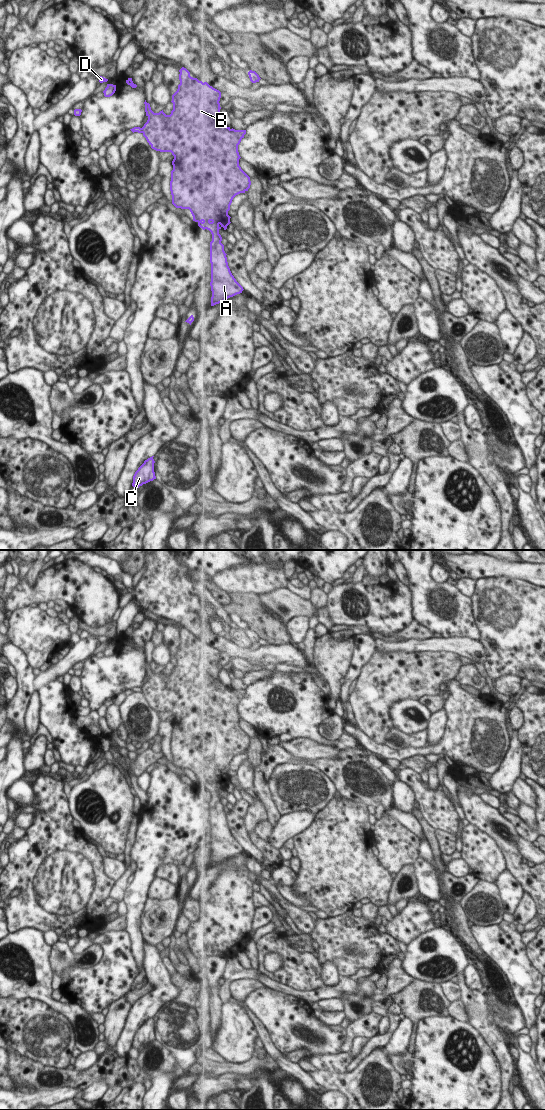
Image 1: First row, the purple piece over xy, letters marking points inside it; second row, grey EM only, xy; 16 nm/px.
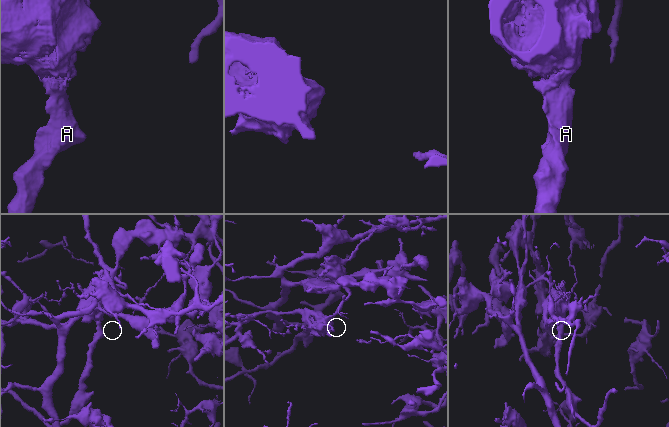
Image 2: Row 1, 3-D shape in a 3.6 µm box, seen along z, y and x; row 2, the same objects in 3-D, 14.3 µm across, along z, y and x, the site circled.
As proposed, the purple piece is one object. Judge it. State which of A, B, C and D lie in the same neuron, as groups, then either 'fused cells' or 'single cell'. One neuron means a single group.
groups A B C / D; fused cells

